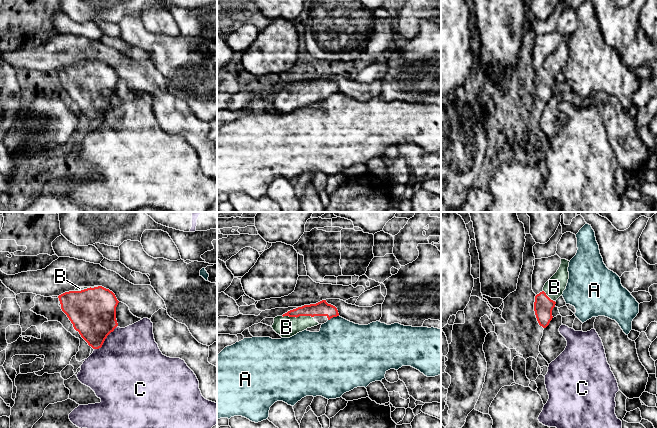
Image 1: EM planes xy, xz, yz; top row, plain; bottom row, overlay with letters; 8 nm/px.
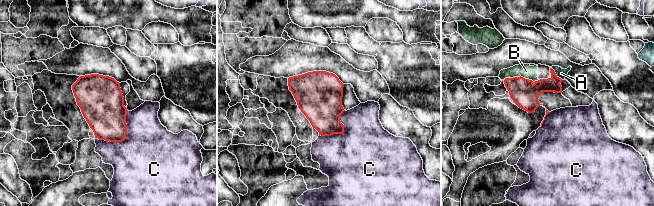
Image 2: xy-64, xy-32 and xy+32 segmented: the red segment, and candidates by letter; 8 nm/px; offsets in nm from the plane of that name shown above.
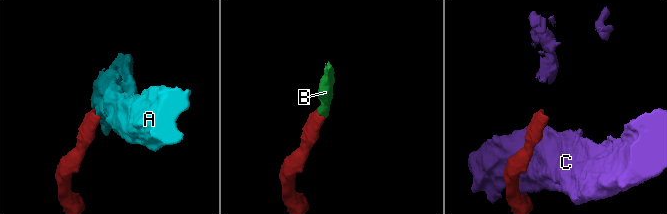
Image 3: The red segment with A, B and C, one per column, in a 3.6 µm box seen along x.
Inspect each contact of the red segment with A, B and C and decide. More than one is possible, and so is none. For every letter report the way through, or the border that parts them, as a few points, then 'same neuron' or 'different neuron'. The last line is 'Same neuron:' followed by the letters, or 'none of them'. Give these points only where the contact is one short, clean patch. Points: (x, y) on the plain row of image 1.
A: along xz (338, 91), (328, 96) | different neuron
B: across xz (322, 84), (297, 92), (286, 103) | same neuron
C: different neuron
Same neuron: B

